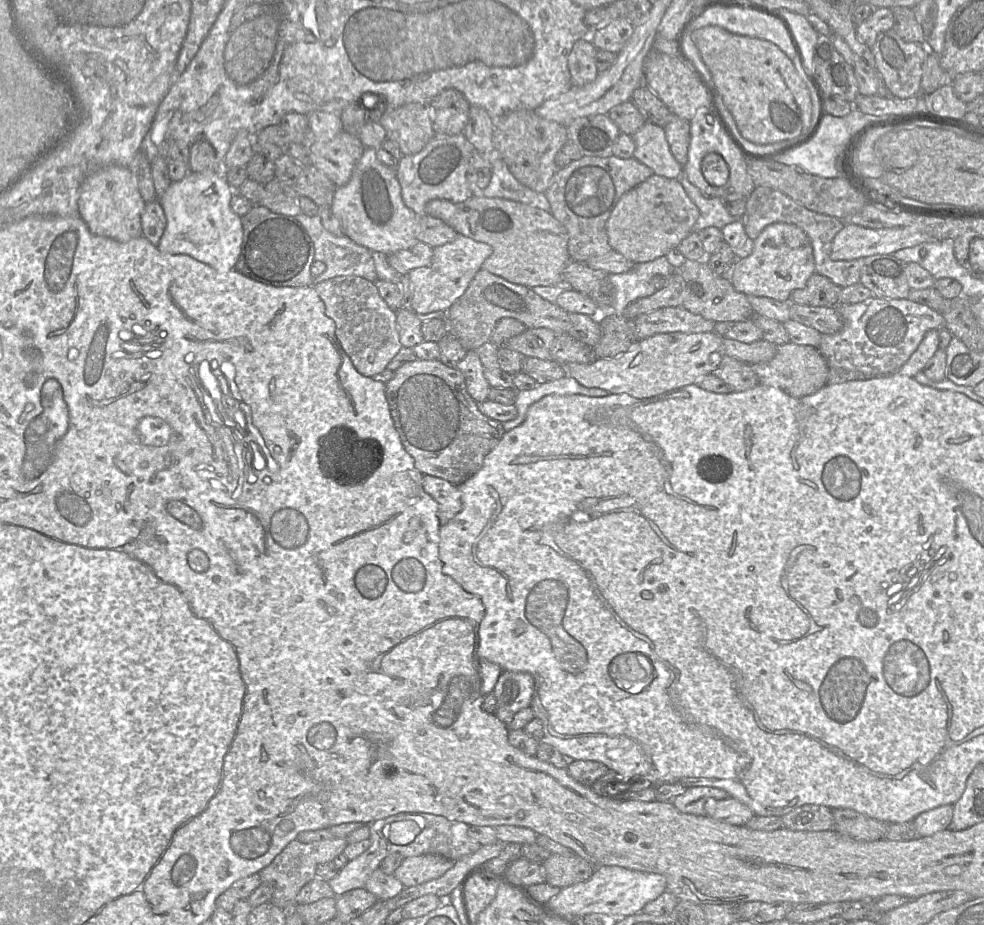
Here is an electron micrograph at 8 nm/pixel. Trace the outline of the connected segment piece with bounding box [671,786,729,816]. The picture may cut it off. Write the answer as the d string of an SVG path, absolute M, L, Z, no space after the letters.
M694 786L686 788L671 803L683 813L700 816L705 815L705 804L709 799L721 800L728 797L729 795L720 788Z

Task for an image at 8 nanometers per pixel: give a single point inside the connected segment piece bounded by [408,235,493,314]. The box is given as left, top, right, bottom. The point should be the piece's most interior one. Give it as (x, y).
(437, 286)

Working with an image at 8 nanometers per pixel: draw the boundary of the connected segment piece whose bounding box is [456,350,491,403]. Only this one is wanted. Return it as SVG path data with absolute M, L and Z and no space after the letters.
M467 350L466 356L456 366L463 374L470 396L477 402L488 399L490 385L485 378L485 368L475 350Z

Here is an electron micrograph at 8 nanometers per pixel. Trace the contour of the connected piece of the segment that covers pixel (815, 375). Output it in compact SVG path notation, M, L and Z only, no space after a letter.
M791 342L777 346L776 355L769 362L750 365L756 373L759 384L779 388L795 398L803 398L826 386L829 365L820 351L810 345Z

